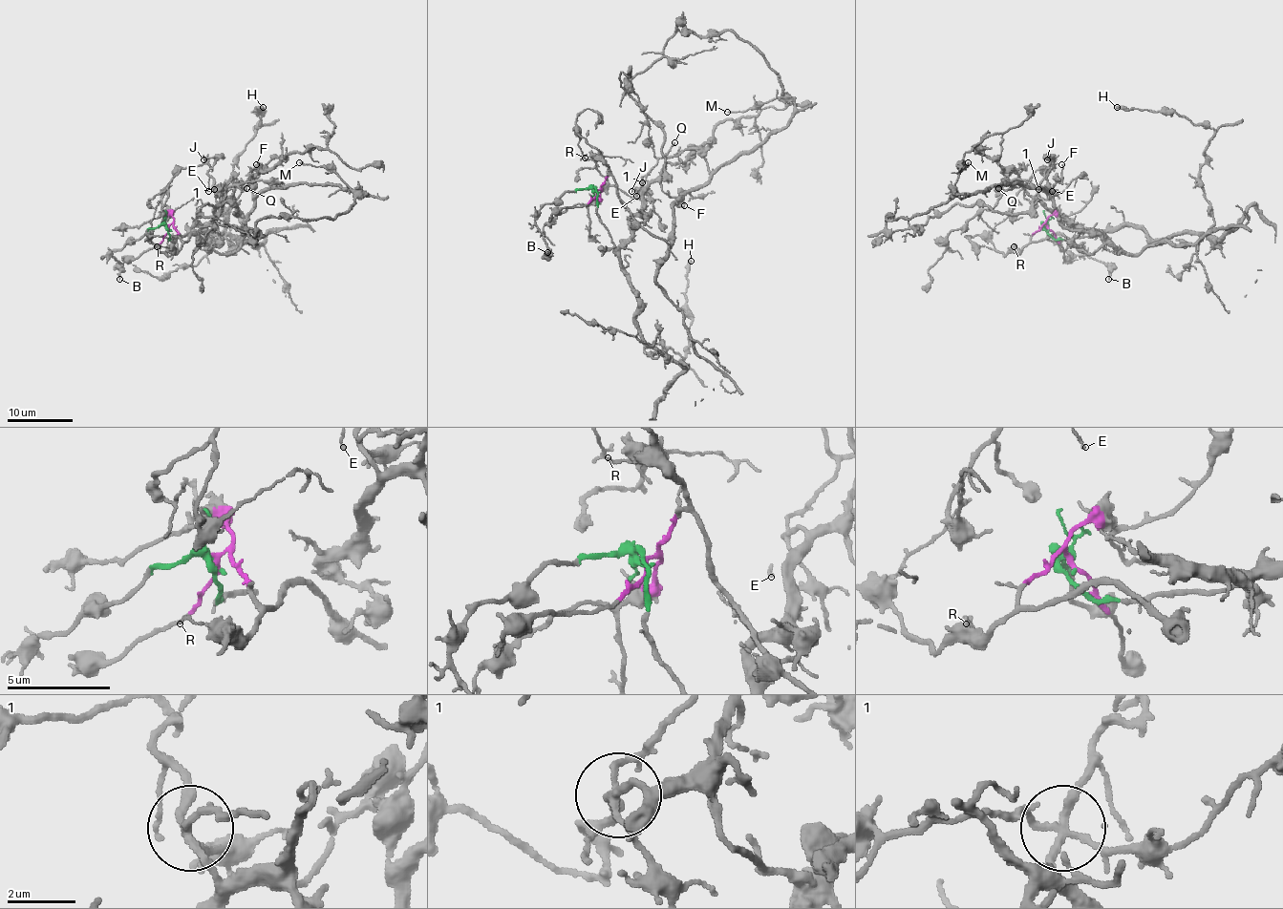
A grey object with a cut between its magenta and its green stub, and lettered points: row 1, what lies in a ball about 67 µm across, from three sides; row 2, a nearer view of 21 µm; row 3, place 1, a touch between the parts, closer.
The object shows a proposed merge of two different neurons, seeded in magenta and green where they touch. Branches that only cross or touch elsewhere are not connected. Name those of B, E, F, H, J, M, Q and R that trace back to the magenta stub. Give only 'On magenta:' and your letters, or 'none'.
On magenta: M, Q, R

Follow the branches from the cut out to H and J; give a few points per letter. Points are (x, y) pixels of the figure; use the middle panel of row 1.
H: (596, 191), (597, 216), (637, 298), (637, 330), (654, 358), (643, 348), (660, 344), (684, 357), (691, 260)
J: (596, 191), (597, 216), (620, 245), (630, 236), (647, 181), (635, 188), (640, 193), (631, 191)

